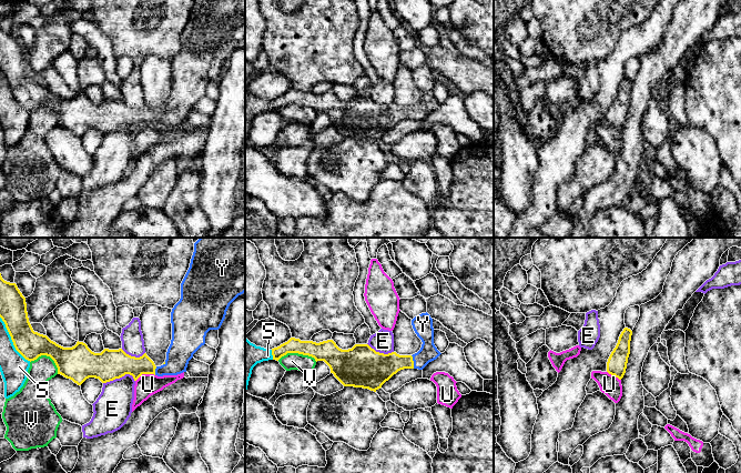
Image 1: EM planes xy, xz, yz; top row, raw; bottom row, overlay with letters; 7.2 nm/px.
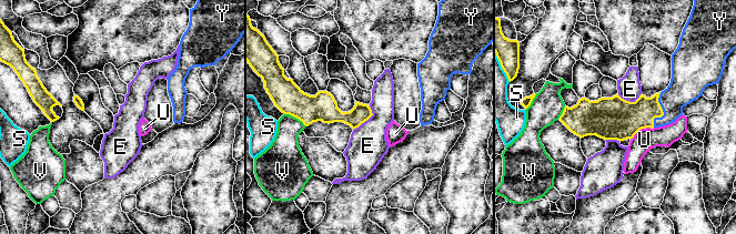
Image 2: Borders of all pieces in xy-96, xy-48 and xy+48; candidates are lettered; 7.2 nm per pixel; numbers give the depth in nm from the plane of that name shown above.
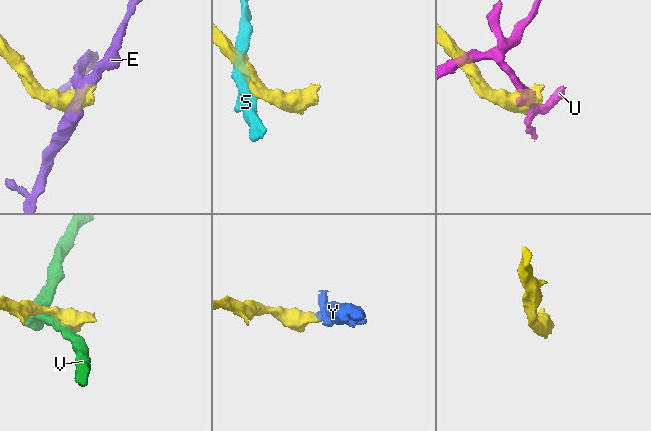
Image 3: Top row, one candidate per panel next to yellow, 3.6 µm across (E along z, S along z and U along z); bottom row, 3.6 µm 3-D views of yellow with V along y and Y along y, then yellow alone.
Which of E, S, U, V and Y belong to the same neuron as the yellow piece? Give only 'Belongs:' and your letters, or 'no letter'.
Belongs: Y

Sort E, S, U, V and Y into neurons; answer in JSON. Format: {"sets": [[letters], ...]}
{"sets": [["E"], ["S"], ["U"], ["V"], ["Y"]]}

